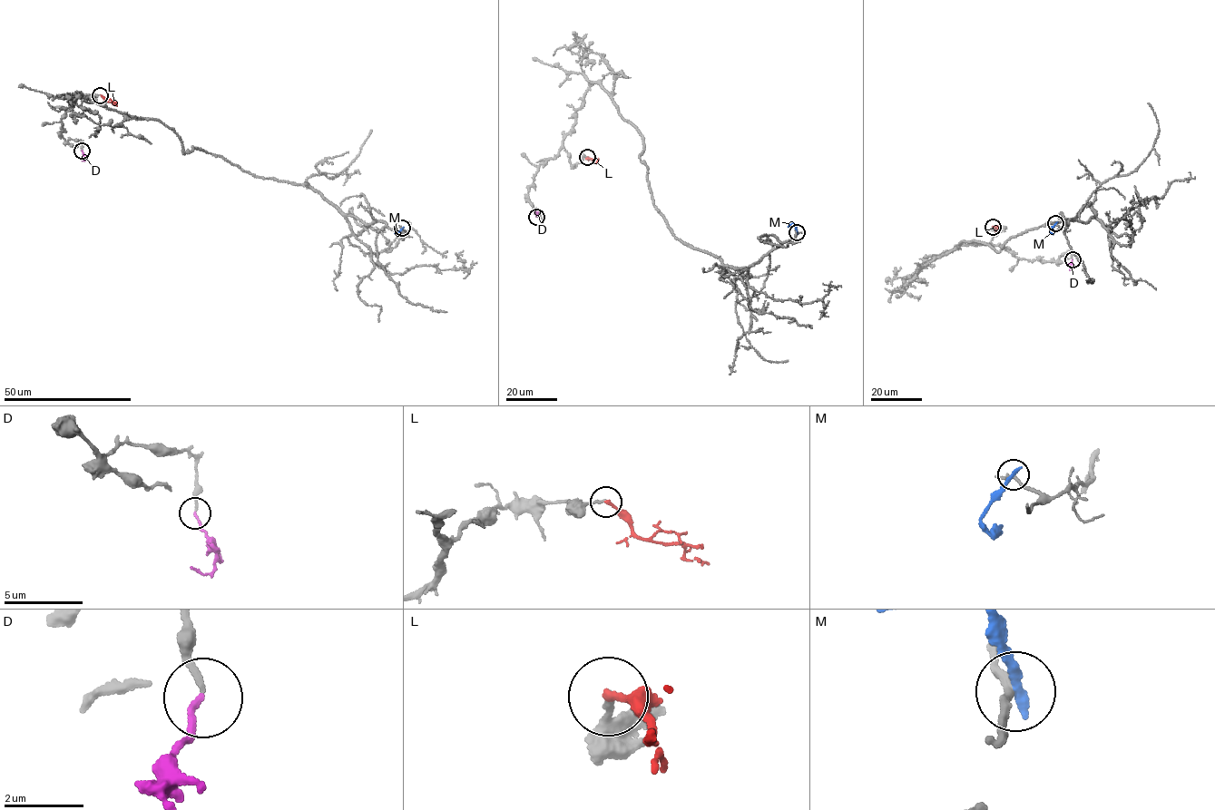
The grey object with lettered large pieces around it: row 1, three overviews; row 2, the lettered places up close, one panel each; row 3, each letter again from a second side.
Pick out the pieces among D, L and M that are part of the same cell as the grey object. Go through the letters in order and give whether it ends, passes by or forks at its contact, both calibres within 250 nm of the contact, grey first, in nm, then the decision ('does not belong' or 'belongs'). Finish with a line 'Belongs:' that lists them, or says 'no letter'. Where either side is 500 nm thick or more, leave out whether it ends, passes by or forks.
D: it ends; calibres 140 and 140 nm; belongs
L: it ends; calibres 160 and 180 nm; does not belong
M: it ends; calibres 190 and 260 nm; does not belong
Belongs: D

